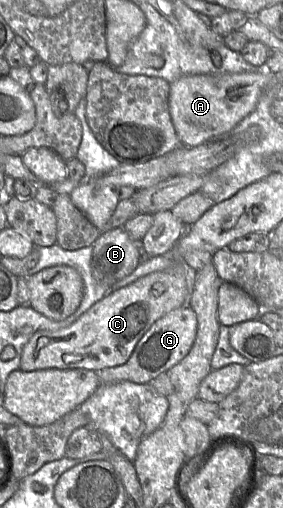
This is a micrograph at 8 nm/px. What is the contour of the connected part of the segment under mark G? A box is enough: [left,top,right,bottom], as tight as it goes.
[97,305,198,384]

